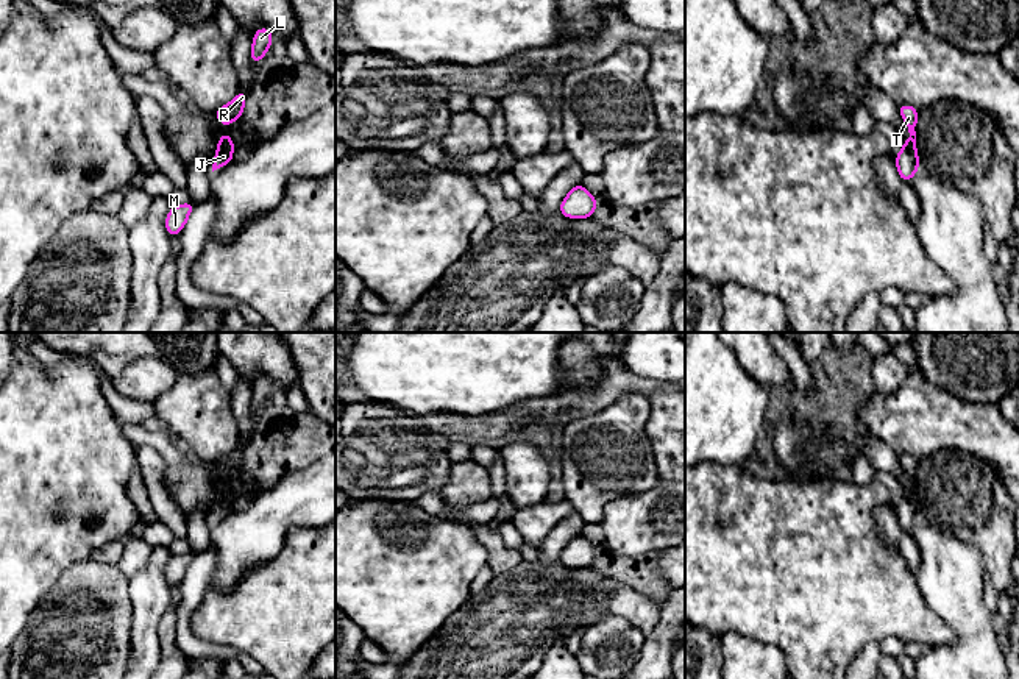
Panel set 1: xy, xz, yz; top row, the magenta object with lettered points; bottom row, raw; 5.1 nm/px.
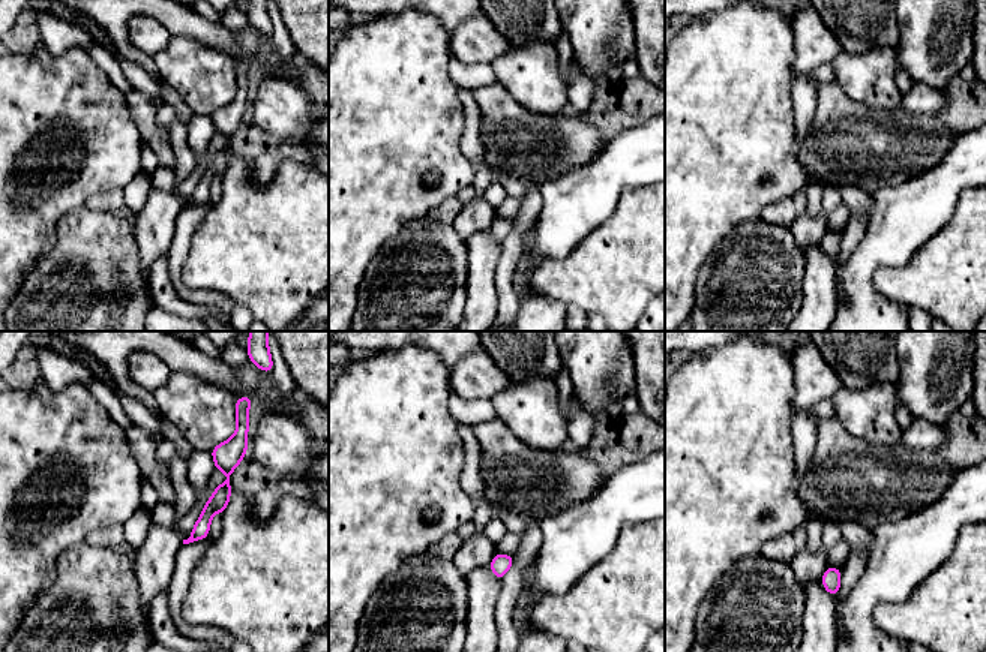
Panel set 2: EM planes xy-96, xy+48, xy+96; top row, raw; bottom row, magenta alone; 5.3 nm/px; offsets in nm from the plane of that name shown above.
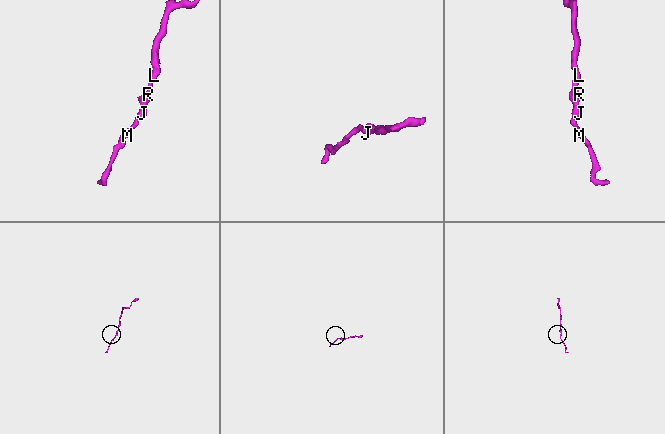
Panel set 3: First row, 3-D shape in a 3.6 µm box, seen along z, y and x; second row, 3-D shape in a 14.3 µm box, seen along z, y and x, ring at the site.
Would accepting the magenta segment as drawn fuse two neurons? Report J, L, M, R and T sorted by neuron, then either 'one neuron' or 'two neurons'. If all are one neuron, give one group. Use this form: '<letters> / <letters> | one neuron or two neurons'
J L M R T | one neuron

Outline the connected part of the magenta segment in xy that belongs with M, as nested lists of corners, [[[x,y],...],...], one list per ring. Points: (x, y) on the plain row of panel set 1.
[[[187,551],[179,556],[172,556],[165,567],[165,579],[170,587],[178,585],[183,581],[194,557],[195,557],[194,551]]]

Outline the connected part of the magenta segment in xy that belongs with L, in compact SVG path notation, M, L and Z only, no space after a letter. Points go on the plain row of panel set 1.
M265 376L257 378L257 381L253 384L253 396L250 403L251 412L254 415L257 415L259 411L267 404L267 400L272 392L273 382Z

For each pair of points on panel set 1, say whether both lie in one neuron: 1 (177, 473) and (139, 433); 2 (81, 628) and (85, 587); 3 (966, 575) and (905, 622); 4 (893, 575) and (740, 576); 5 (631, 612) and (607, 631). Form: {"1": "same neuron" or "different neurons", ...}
{"1": "same neuron", "2": "same neuron", "3": "different neurons", "4": "same neuron", "5": "different neurons"}

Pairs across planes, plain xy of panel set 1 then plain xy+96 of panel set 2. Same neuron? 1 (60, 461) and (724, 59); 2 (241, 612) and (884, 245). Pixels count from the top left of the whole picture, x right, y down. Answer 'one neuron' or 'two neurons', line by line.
1: one neuron
2: two neurons

